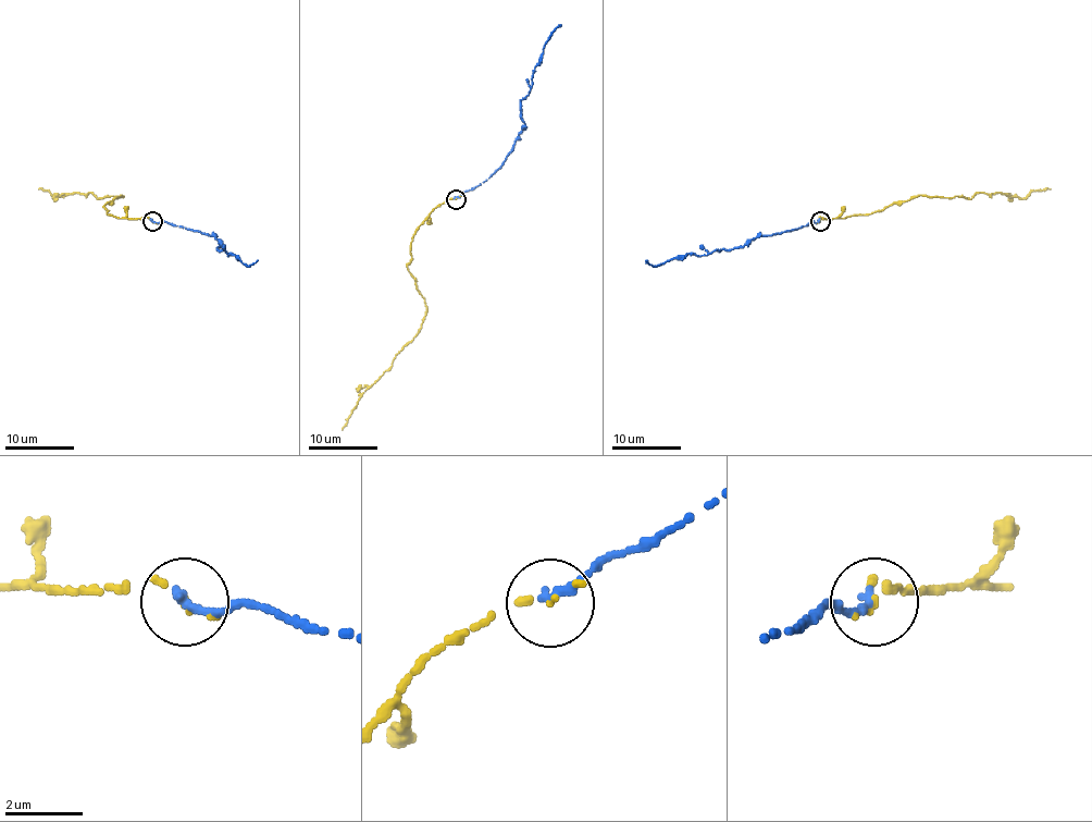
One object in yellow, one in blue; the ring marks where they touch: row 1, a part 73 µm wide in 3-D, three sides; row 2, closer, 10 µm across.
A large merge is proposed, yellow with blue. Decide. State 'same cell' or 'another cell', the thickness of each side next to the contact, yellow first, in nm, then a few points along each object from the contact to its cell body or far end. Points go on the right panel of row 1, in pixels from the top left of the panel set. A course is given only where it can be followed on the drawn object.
same cell; 160 nm thick on the yellow side, 280 nm on the other; yellow runs (820, 221), (881, 210), (926, 195), (971, 198), (980, 192), (1001, 192), (1019, 198), (1033, 191), (1051, 188); blue runs (819, 221), (786, 231), (758, 235), (736, 248), (705, 256), (689, 254), (656, 266), (645, 260)

